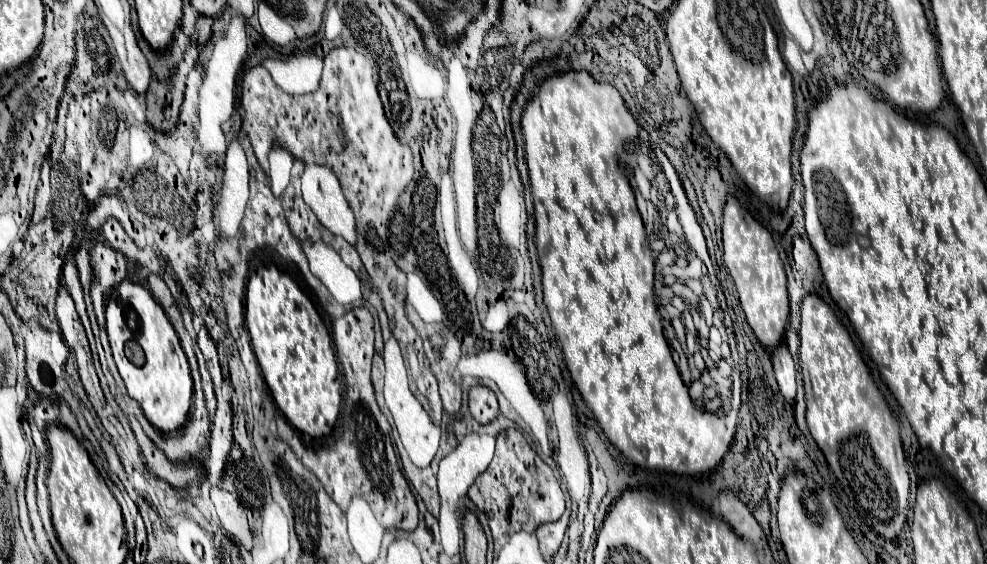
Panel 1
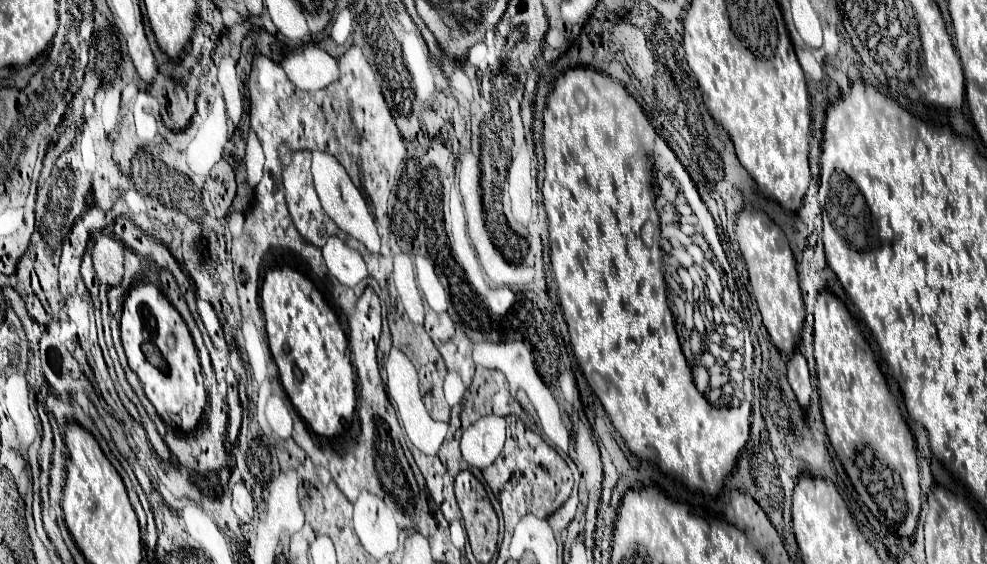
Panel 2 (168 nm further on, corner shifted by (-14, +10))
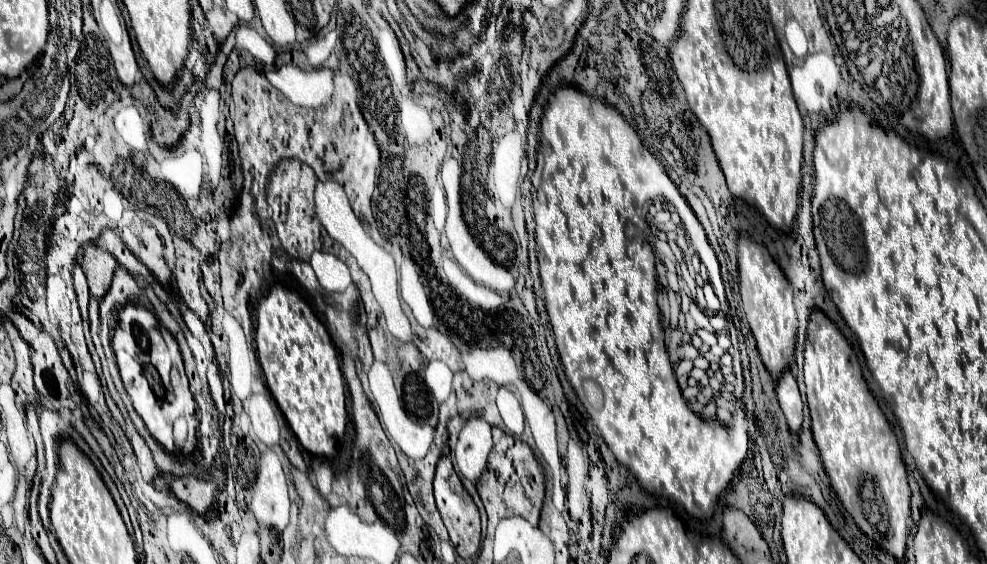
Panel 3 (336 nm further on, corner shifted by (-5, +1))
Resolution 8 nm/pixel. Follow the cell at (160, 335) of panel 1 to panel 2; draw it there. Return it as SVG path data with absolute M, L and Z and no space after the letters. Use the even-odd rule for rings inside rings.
M138 283L134 289L130 289L124 307L122 307L122 321L120 321L120 333L122 333L122 345L128 357L128 365L138 375L142 389L150 403L154 405L156 413L162 417L166 425L170 425L176 431L192 431L198 423L198 419L204 413L206 407L206 391L202 385L202 371L198 353L194 347L194 341L186 329L186 323L182 321L180 313L166 301L166 297L152 285L152 283ZM142 343L154 343L164 359L168 361L168 375L160 373L156 367L152 367L144 353L138 353Z

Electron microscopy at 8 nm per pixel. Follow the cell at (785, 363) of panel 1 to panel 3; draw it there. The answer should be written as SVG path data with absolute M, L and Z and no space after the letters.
M789 368L777 380L777 398L779 398L781 410L783 410L785 418L787 418L789 430L799 432L801 424L803 424L803 400L801 400L795 376L793 376L793 372Z

